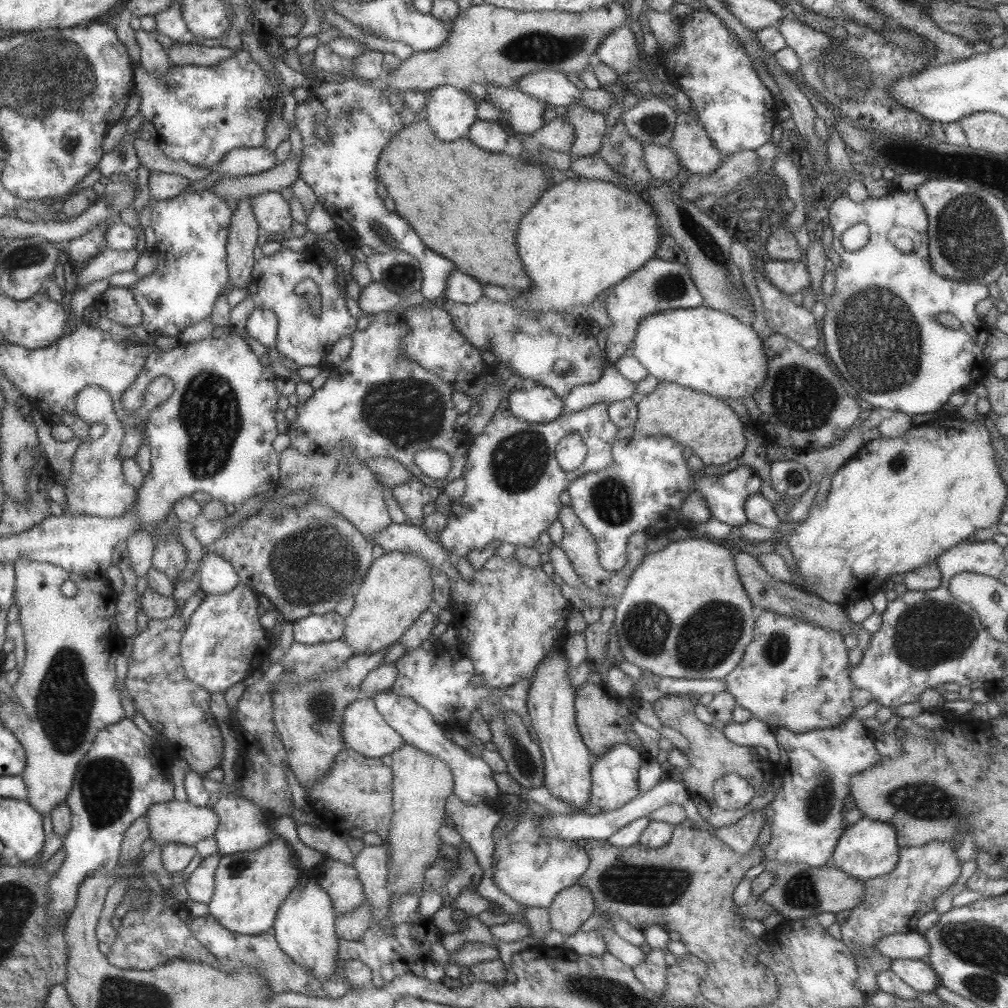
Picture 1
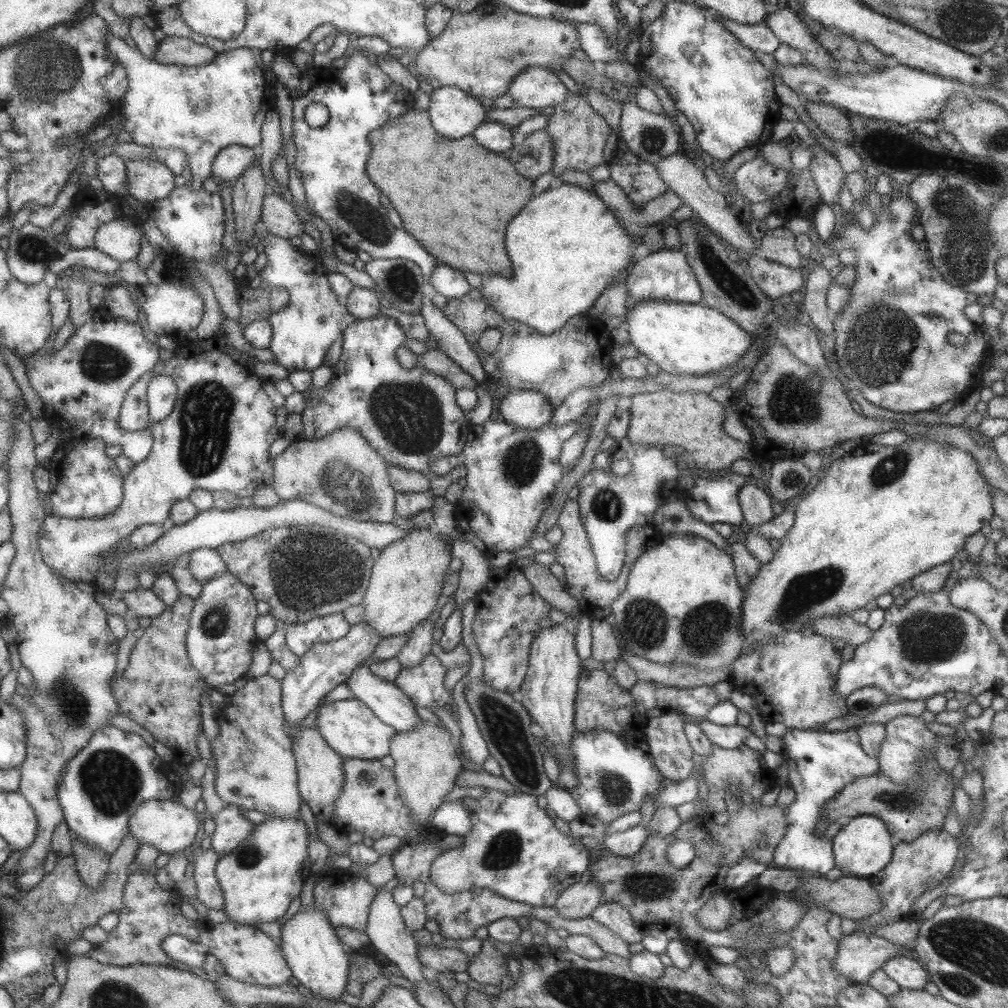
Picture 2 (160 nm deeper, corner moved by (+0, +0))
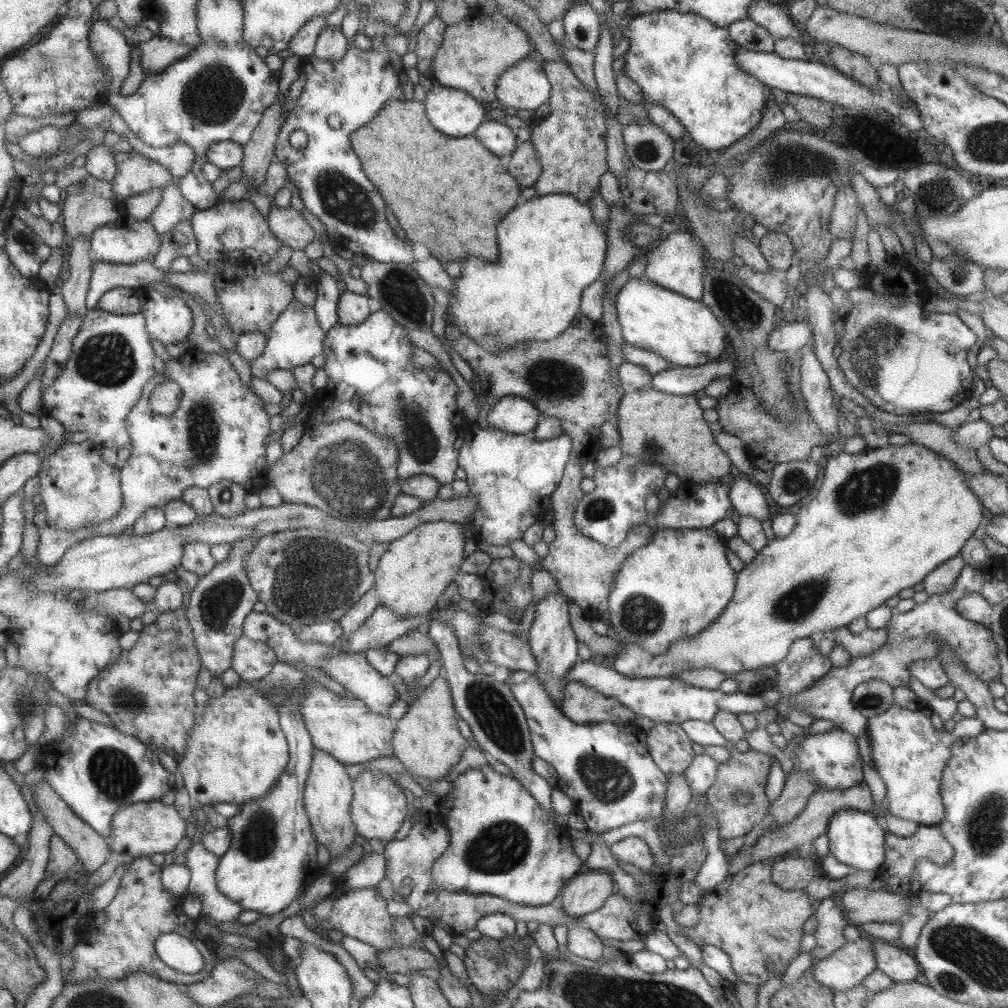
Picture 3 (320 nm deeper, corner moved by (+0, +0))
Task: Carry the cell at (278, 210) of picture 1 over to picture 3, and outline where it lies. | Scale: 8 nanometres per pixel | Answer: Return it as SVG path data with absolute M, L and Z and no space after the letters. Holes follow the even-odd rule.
M274 204L268 210L267 222L272 235L292 250L302 250L317 238L300 212L291 207L279 208Z

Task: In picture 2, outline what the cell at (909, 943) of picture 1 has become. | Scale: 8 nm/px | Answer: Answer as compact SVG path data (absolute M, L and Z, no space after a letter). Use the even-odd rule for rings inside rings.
M853 931L838 940L838 950L831 968L855 983L865 983L873 971L893 956L907 955L908 947L893 944L880 936Z

